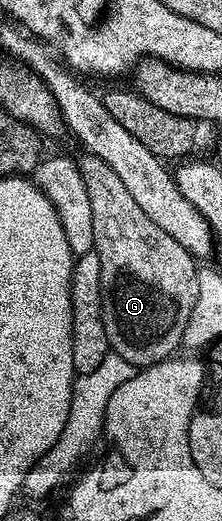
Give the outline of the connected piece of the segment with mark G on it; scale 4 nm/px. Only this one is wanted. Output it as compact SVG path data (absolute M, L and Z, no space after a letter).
M82 156L79 164L83 185L91 199L91 223L93 224L93 247L99 255L101 268L101 302L103 323L107 331L110 350L118 353L135 367L154 365L166 361L182 348L185 328L191 319L191 311L197 298L197 275L199 265L163 227L151 223L151 218L136 205L135 199L123 187L119 175L98 157Z

